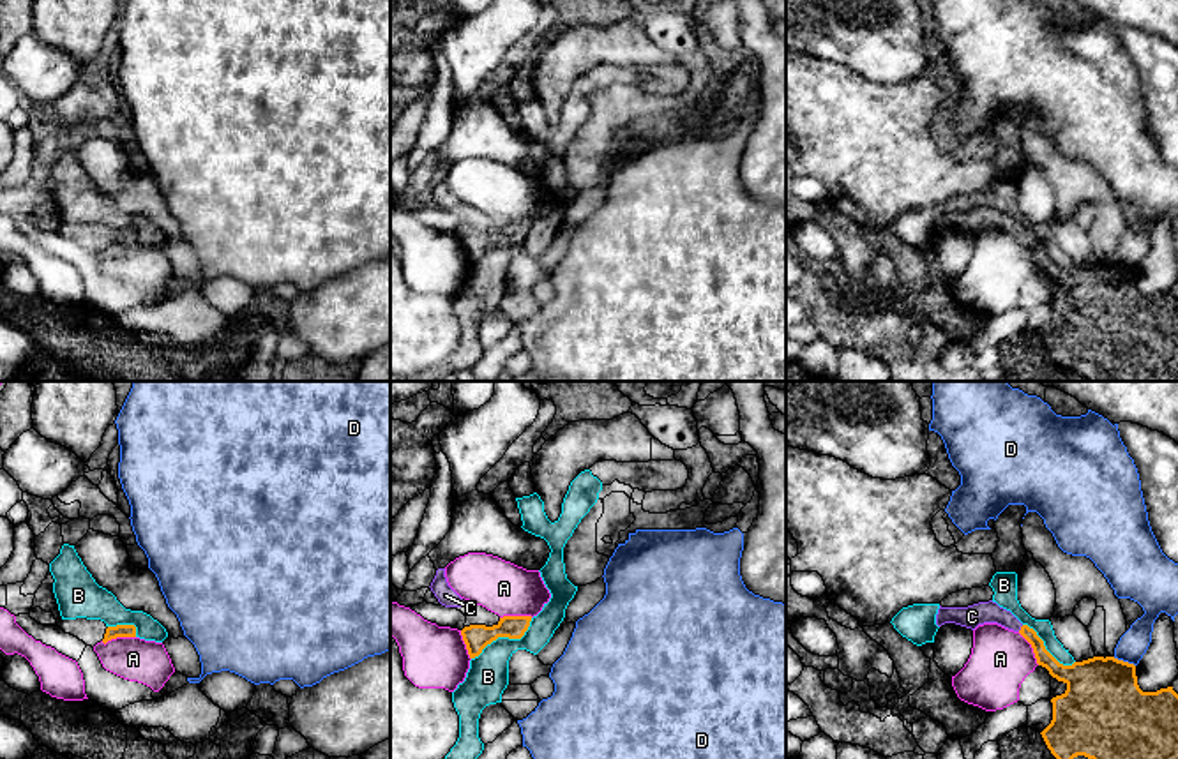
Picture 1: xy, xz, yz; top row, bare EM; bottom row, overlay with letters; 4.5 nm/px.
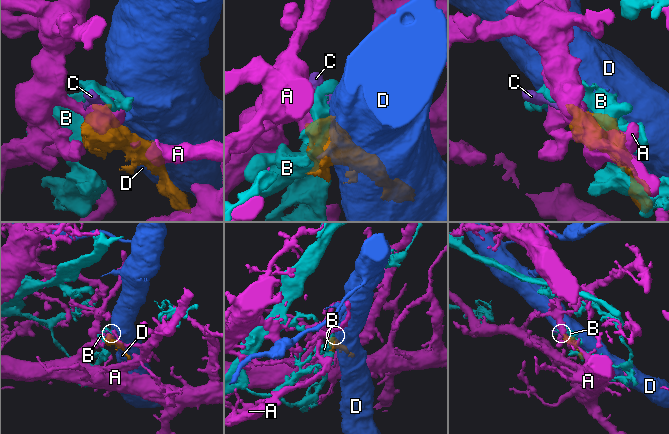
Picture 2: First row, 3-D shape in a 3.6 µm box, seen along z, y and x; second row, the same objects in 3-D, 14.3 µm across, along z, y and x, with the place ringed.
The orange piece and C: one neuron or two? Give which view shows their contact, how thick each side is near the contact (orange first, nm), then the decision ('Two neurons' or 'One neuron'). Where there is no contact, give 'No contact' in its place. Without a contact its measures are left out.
Touches orange in yz. Thickness 70 nm (orange) against 100 nm. One neuron

